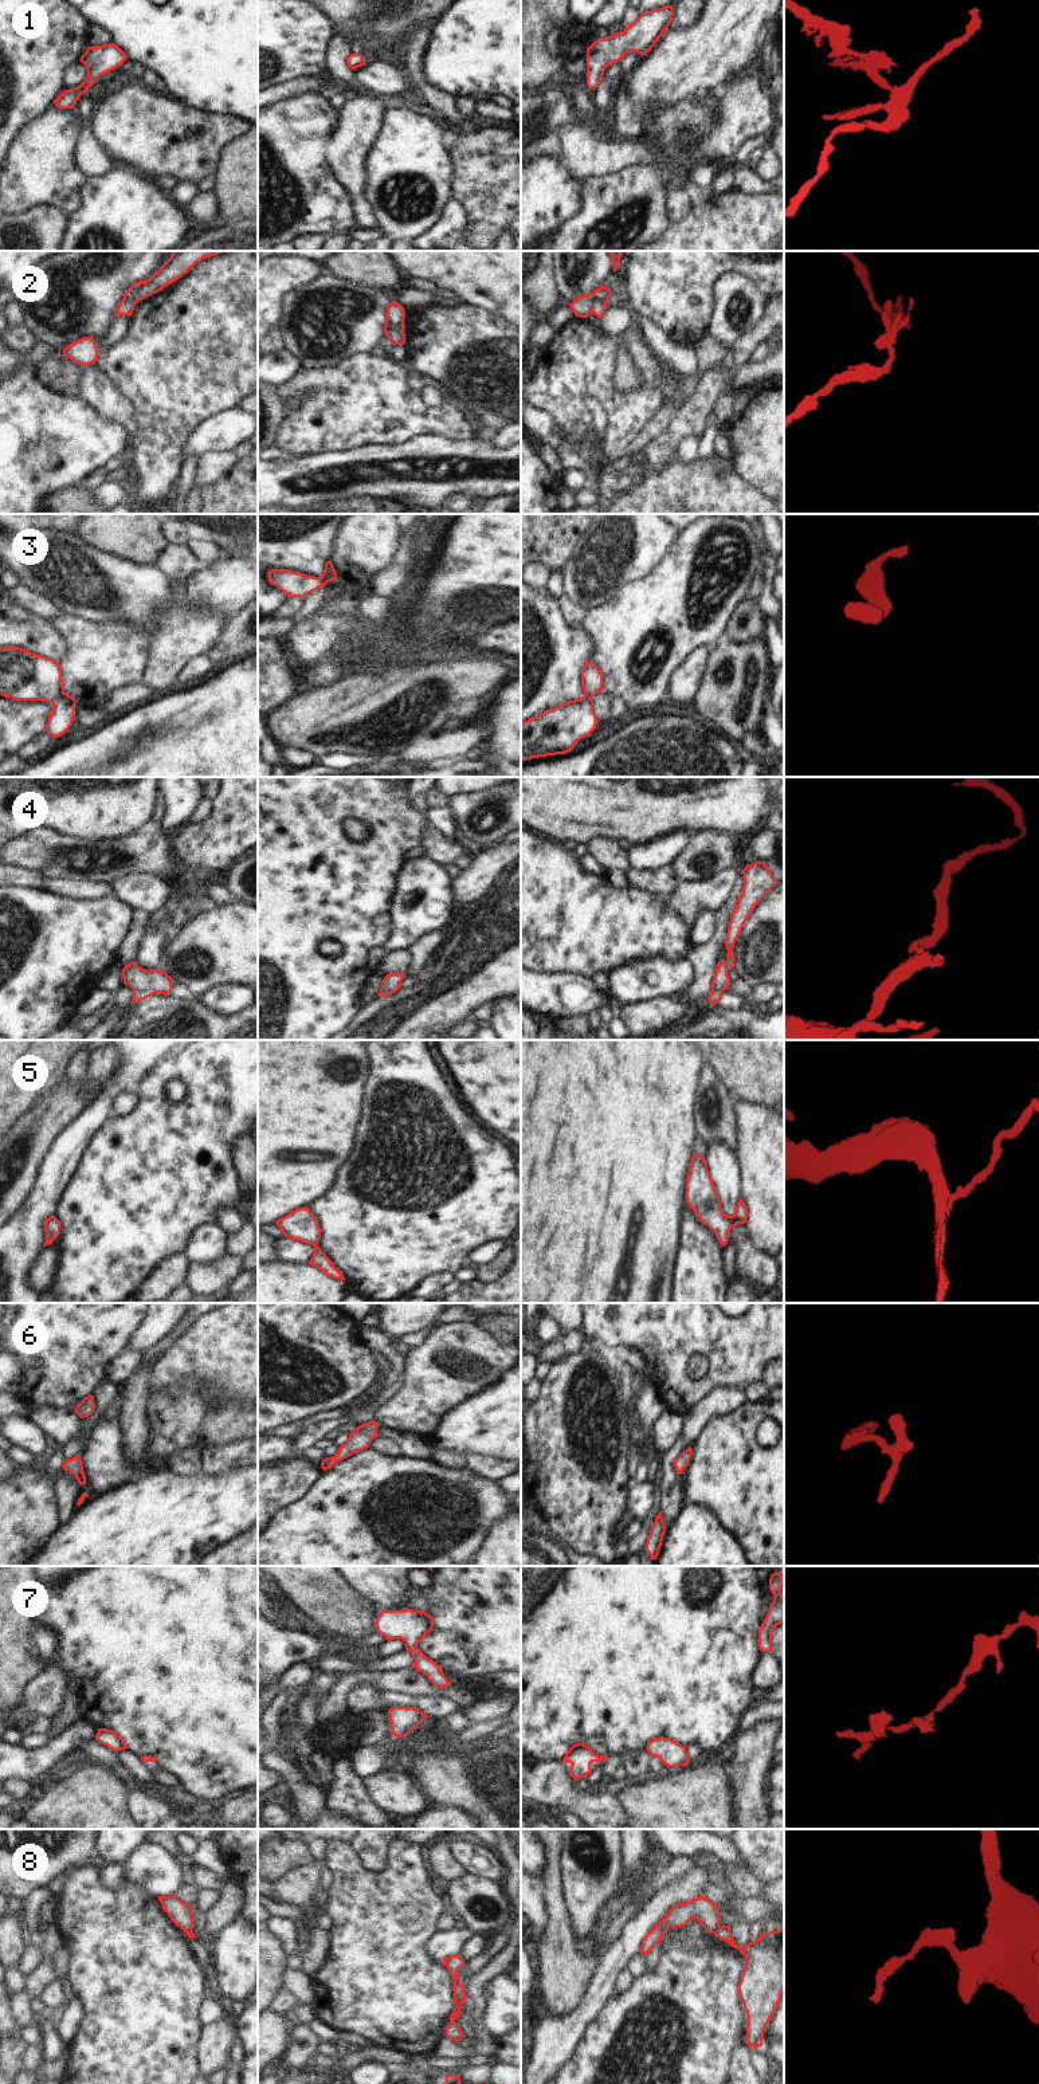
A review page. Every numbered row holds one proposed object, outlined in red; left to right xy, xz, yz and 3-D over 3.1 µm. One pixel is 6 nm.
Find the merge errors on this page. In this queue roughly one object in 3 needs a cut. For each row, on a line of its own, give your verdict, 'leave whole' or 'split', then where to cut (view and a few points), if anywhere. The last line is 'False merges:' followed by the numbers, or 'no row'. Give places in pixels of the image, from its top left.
1: leave whole | no cut
2: split | xz (403, 321), (385, 334)
3: split | xy (63, 690), (51, 702)
4: leave whole | no cut
5: leave whole | no cut
6: leave whole | no cut
7: leave whole | no cut
8: split | yz (720, 1926), (713, 1933)
False merges: 2, 3, 8

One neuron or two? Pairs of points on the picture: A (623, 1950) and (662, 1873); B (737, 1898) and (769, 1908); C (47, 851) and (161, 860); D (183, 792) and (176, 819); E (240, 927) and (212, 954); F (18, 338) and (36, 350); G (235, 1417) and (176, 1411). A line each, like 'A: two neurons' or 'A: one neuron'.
A: two neurons
B: one neuron
C: one neuron
D: one neuron
E: one neuron
F: two neurons
G: one neuron

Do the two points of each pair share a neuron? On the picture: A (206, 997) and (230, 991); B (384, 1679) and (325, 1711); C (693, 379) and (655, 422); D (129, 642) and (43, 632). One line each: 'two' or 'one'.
A: one
B: one
C: one
D: two

